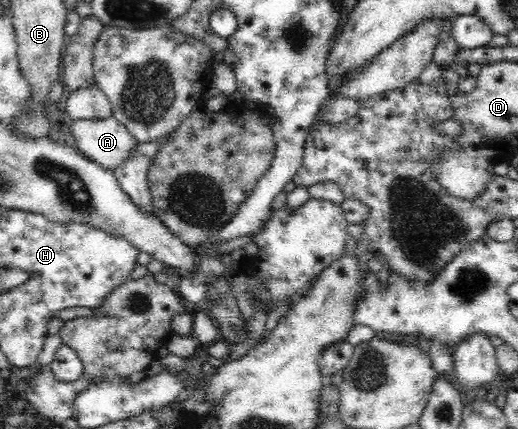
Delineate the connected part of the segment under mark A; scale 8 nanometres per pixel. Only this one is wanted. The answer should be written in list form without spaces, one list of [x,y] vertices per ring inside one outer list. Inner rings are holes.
[[[113,116],[72,120],[69,130],[73,146],[106,169],[113,170],[123,164],[138,144]]]

